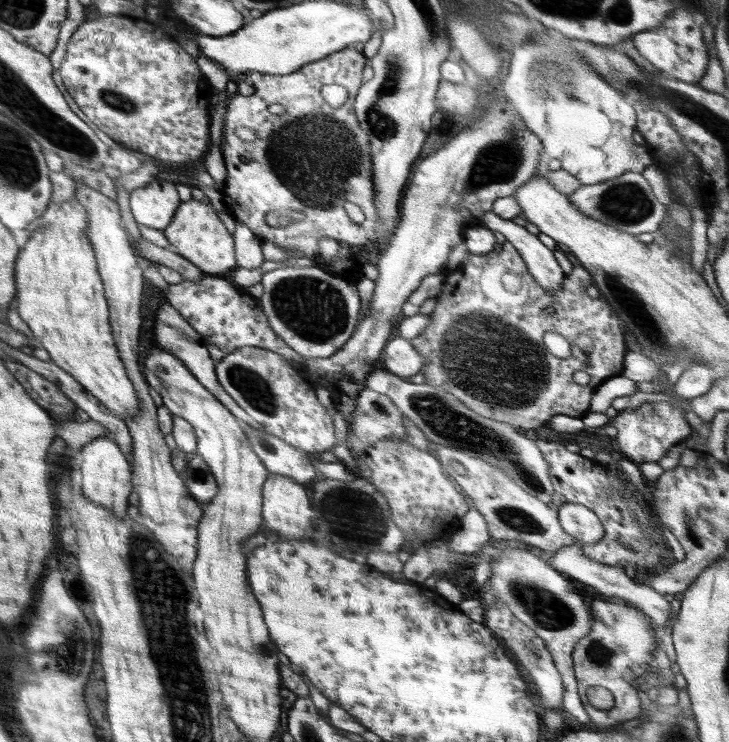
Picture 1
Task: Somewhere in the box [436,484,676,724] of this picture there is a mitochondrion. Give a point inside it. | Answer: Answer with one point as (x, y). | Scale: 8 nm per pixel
(547, 609)

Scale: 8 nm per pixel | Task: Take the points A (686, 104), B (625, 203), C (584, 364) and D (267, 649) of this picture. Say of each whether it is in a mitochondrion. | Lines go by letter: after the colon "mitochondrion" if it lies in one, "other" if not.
A: mitochondrion
B: mitochondrion
C: other
D: other

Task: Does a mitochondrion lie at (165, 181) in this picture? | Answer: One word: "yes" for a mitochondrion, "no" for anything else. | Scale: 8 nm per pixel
no

